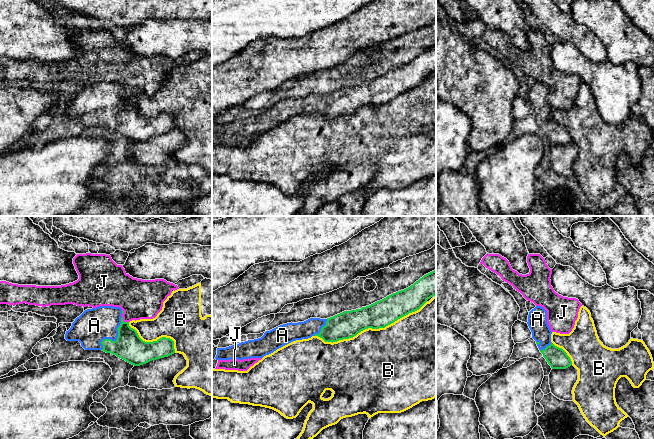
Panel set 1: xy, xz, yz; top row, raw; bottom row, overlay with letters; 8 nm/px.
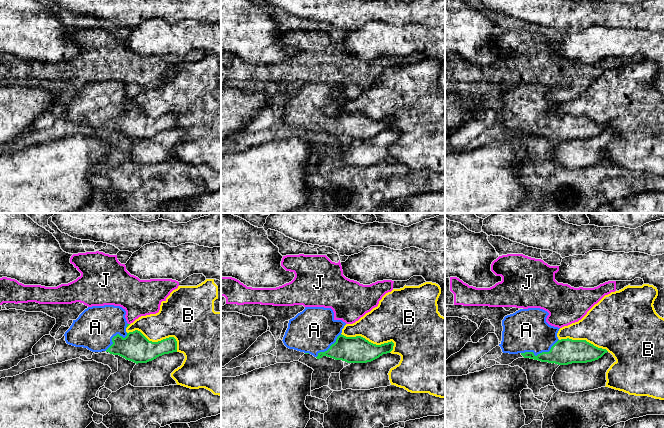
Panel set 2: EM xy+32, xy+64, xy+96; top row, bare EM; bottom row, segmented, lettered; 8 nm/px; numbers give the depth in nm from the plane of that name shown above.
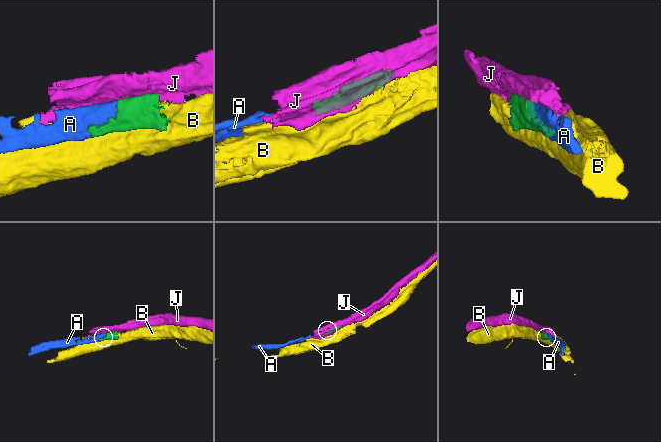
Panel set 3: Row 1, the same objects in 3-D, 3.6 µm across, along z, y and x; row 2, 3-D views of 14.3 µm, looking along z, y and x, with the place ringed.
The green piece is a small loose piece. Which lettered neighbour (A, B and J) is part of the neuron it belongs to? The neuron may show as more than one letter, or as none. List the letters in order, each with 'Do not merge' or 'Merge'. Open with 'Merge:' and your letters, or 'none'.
Merge: A
A: Merge
B: Do not merge
J: Do not merge

